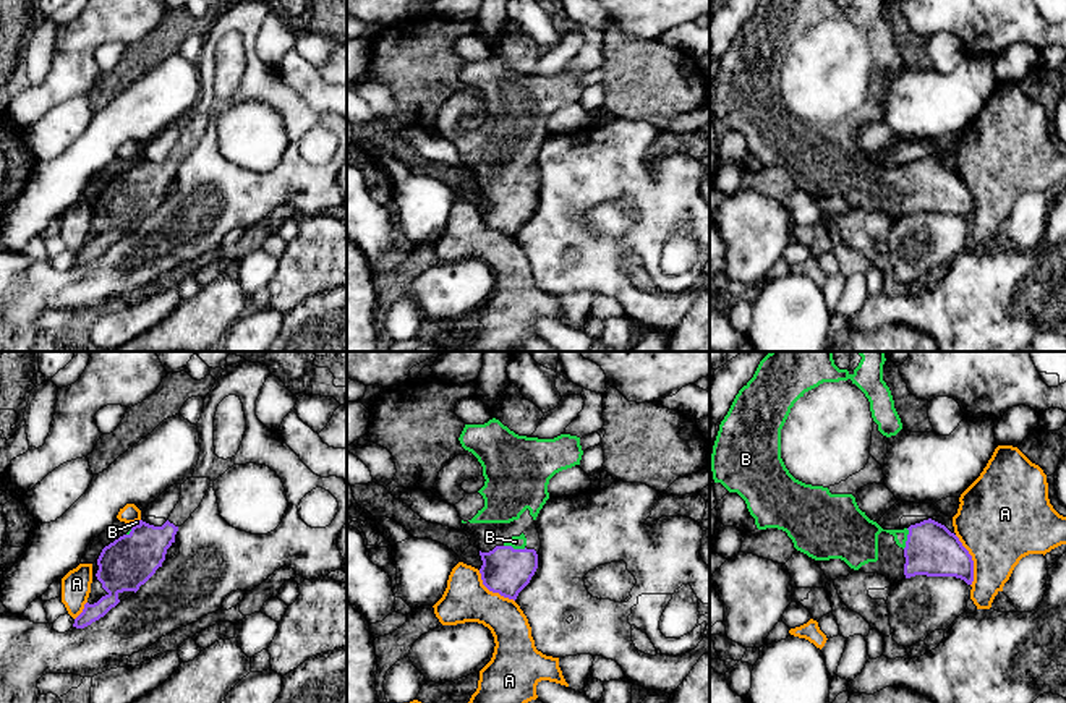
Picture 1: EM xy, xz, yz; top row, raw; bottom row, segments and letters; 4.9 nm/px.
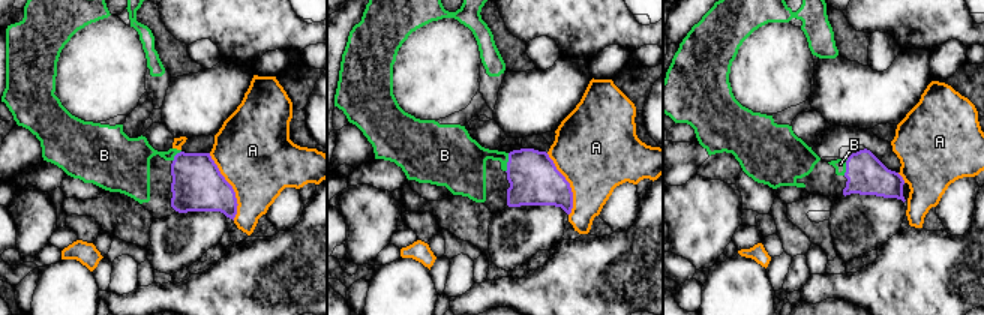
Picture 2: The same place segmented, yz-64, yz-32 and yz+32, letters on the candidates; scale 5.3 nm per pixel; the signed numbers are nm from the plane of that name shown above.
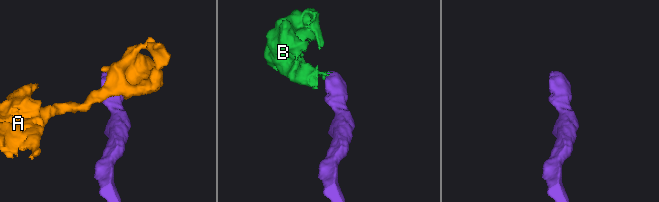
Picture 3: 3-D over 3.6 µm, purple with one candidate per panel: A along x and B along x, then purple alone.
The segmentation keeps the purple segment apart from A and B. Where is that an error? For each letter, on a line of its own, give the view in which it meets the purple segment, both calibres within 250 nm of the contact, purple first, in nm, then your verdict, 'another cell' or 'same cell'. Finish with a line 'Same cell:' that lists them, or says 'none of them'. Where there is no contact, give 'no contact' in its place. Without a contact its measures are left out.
A: yz | 260/440 nm | another cell
B: xz | 240/60 nm | same cell
Same cell: B

